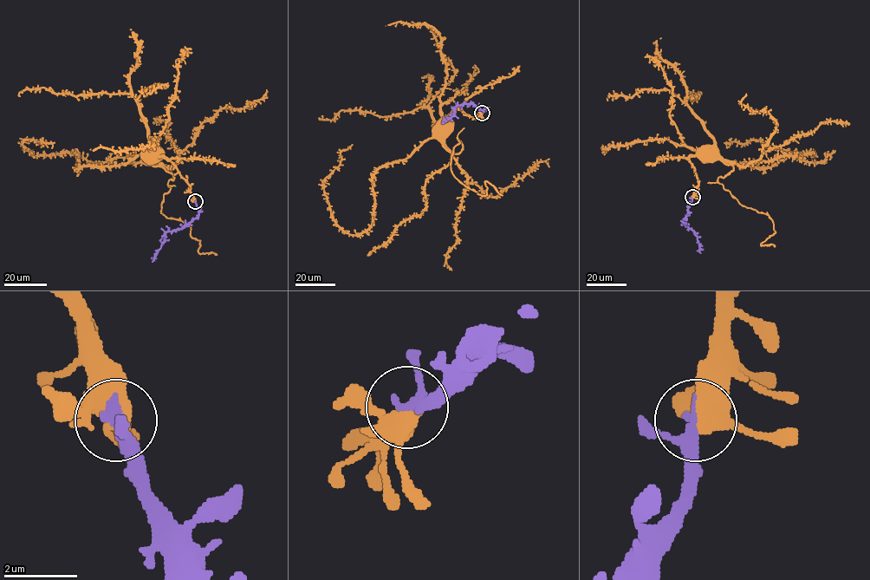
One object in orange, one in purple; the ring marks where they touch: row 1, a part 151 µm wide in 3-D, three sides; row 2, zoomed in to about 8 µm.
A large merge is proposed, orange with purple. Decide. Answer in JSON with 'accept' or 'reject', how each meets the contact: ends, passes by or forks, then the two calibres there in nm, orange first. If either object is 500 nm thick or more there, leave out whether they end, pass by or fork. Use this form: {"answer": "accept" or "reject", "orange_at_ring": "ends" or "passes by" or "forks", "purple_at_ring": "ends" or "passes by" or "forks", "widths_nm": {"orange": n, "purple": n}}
{"answer": "accept", "orange_at_ring": "forks", "purple_at_ring": "passes by", "widths_nm": {"orange": 400, "purple": 300}}

